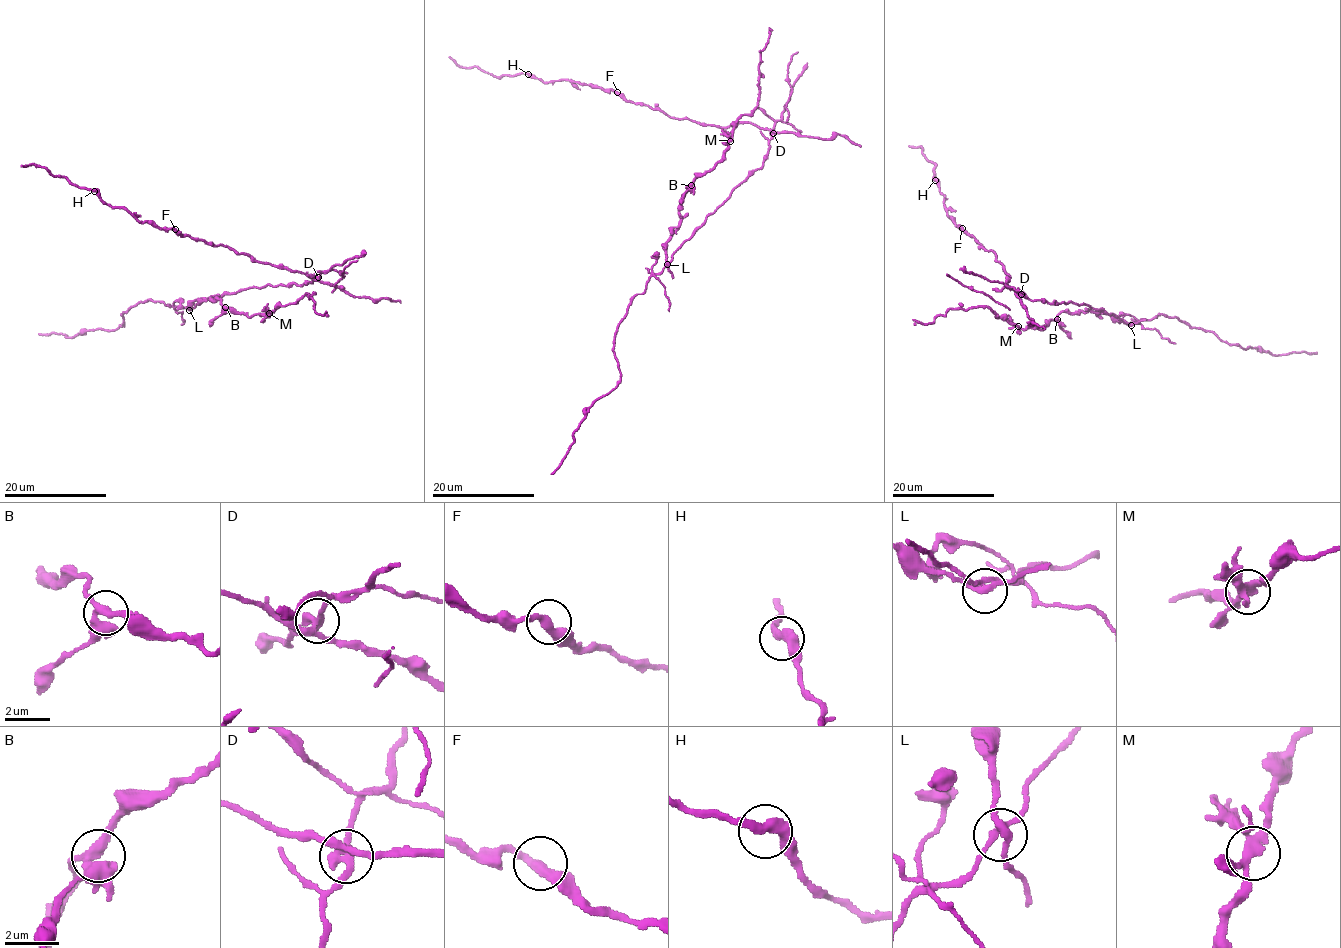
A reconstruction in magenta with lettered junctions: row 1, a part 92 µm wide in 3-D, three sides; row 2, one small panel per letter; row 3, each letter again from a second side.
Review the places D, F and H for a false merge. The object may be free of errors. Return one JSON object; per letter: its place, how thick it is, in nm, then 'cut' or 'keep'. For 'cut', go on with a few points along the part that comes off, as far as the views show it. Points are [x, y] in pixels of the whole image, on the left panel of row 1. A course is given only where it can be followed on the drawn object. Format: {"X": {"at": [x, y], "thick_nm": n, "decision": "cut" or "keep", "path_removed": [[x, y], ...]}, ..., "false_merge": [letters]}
{"D": {"at": [318, 277], "thick_nm": 280, "decision": "cut", "path_removed": [[318, 278], [248, 287], [189, 309], [211, 297], [248, 316], [267, 316], [306, 294], [325, 315]]}, "F": {"at": [175, 229], "thick_nm": 340, "decision": "keep"}, "H": {"at": [94, 191], "thick_nm": 340, "decision": "keep"}, "false_merge": ["D"]}

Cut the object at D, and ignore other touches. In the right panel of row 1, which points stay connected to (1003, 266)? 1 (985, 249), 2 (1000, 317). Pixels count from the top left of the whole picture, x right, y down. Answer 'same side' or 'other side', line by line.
1: same side
2: other side

